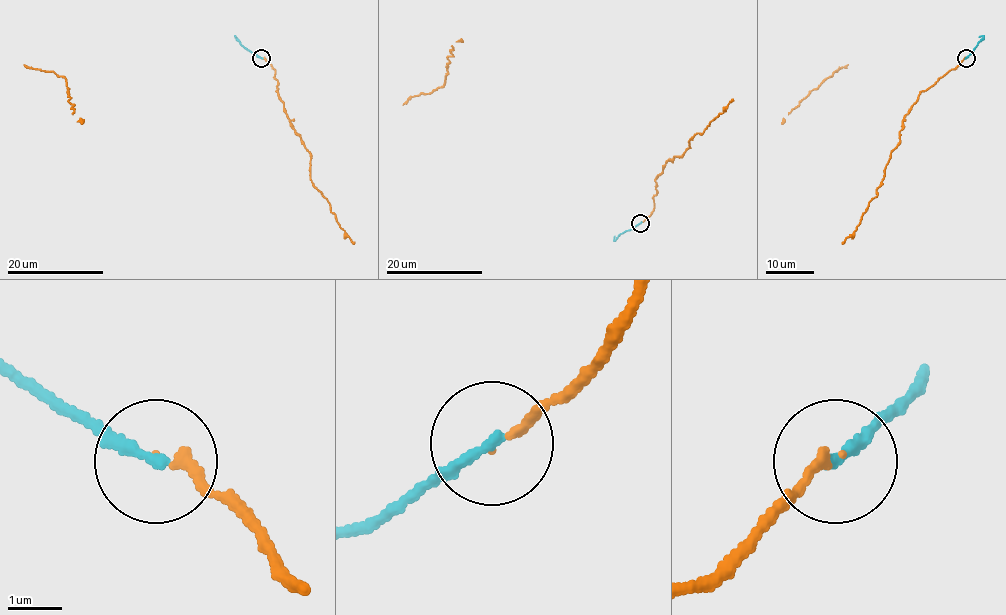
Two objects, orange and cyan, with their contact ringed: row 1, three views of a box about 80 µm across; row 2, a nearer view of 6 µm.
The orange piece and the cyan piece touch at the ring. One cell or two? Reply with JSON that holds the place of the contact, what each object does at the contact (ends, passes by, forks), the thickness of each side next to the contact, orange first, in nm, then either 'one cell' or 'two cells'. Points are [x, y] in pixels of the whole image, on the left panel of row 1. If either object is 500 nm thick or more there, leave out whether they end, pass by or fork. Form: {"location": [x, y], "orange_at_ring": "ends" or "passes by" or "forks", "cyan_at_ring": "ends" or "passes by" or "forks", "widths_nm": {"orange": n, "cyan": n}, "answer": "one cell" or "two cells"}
{"location": [261, 58], "orange_at_ring": "ends", "cyan_at_ring": "ends", "widths_nm": {"orange": 130, "cyan": 200}, "answer": "one cell"}

